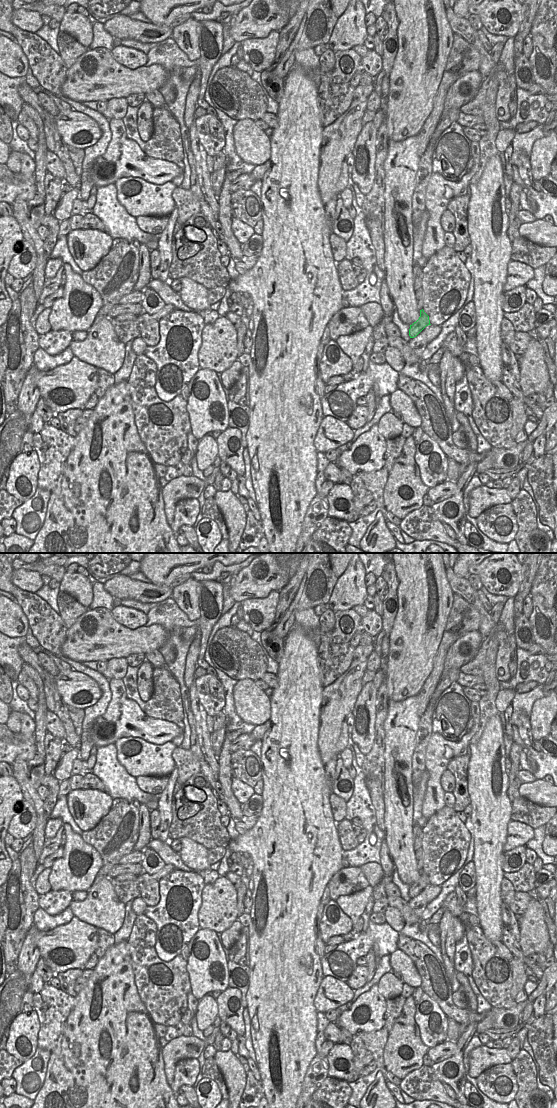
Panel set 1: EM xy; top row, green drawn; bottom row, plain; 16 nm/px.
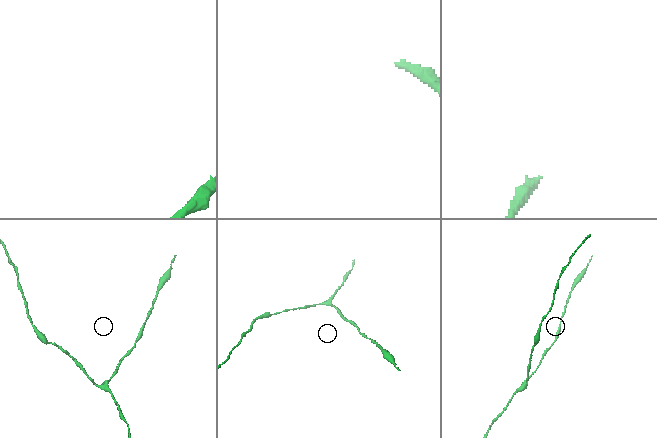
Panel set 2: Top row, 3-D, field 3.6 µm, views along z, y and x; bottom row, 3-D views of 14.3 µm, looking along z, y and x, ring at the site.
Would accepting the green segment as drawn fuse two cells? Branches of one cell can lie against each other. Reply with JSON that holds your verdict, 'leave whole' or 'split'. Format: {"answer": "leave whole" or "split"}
{"answer": "leave whole"}

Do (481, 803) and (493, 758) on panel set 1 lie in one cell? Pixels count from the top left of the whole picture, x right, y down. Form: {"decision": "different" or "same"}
{"decision": "same"}

